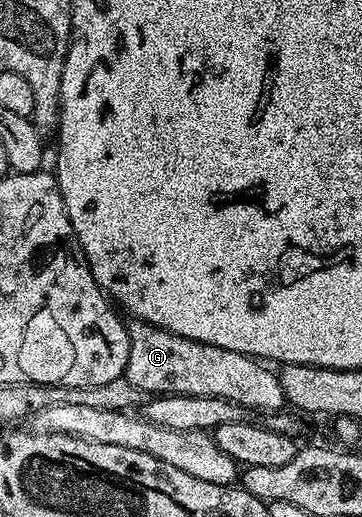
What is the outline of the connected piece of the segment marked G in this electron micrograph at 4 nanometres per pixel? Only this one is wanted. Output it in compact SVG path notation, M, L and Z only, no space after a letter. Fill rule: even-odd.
M130 321L126 323L130 338L125 382L139 393L150 397L160 395L203 395L220 397L236 403L243 409L278 413L287 406L279 372L253 355L220 349L188 337L180 337L151 323ZM147 391L147 392L146 392Z

